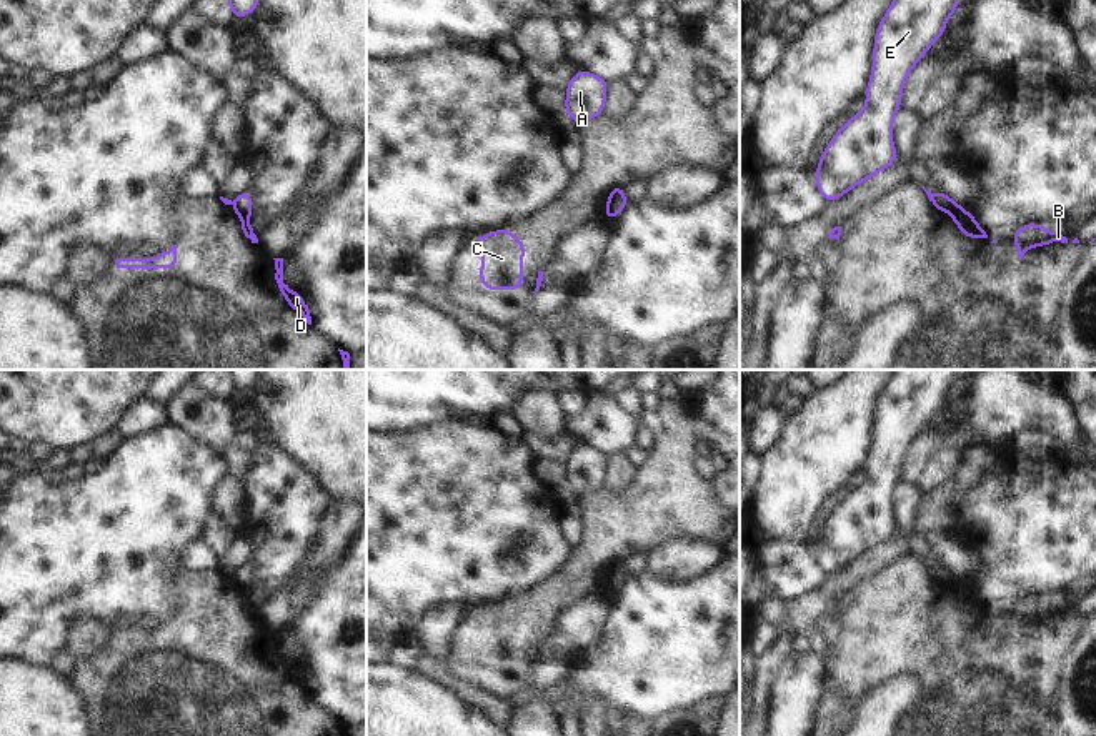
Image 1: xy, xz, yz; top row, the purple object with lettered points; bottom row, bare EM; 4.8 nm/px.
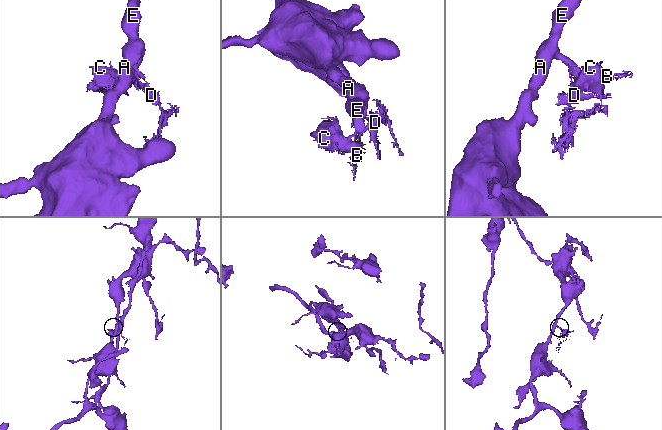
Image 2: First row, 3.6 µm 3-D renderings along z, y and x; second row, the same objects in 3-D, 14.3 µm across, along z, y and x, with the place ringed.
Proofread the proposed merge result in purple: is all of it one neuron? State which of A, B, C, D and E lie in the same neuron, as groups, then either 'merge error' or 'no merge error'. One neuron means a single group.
A E / B C D | merge error

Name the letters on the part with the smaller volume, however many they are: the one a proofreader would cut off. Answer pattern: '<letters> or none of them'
B, C, D

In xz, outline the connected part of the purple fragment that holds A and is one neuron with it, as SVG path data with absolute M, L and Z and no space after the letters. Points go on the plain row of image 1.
M576 443L565 463L565 486L578 498L600 490L606 476L606 461L605 451Z

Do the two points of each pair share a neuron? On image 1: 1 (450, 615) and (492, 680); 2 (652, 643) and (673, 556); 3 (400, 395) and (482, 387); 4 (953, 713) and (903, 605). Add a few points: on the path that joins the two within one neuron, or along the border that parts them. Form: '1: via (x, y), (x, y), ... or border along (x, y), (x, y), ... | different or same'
1: border along (470, 611), (458, 631), (455, 646), (445, 656) | different
2: border along (645, 570), (672, 581), (687, 581), (707, 575) | different
3: via (420, 393), (462, 393) | same
4: via (953, 686), (953, 655), (930, 631) | same

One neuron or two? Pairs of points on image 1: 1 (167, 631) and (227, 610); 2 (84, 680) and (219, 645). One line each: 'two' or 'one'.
1: one
2: one

